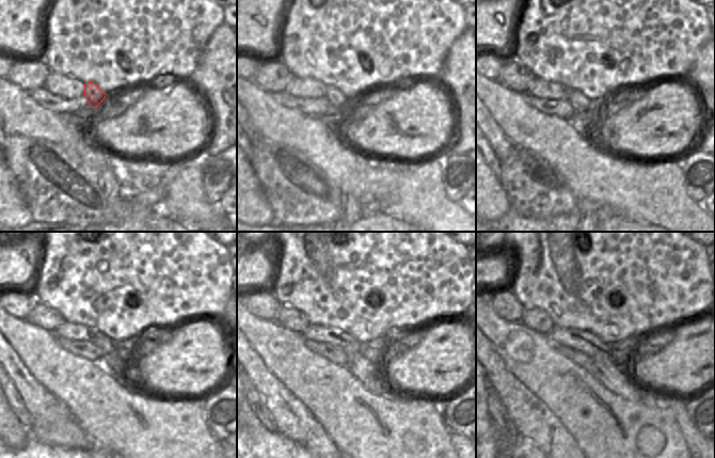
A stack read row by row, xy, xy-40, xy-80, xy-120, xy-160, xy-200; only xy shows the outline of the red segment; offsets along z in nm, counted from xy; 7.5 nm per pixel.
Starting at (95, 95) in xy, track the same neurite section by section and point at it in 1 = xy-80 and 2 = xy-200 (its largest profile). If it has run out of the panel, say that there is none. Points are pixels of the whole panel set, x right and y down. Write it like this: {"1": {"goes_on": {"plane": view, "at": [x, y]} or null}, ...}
{"1": {"goes_on": {"plane": "xy-80", "at": [583, 106]}}, "2": {"goes_on": {"plane": "xy-200", "at": [614, 377]}}}

